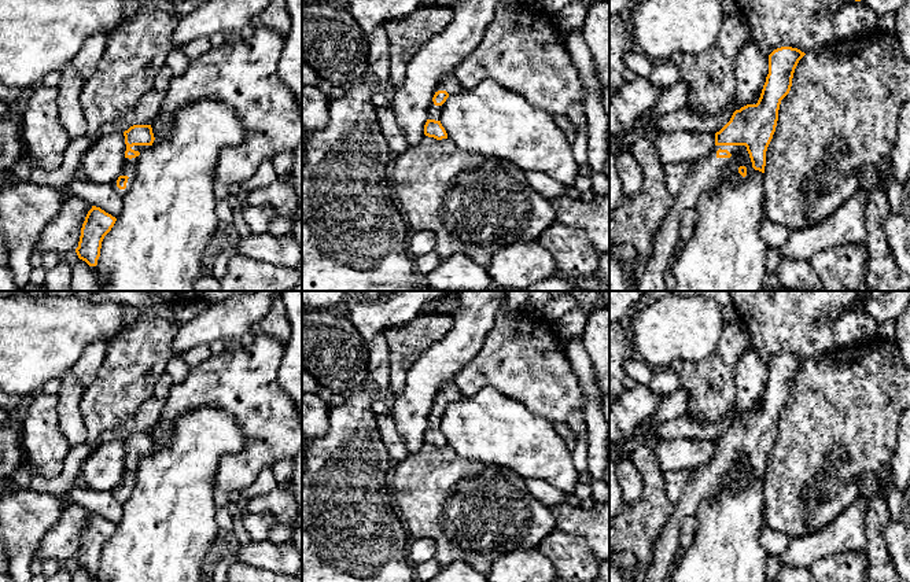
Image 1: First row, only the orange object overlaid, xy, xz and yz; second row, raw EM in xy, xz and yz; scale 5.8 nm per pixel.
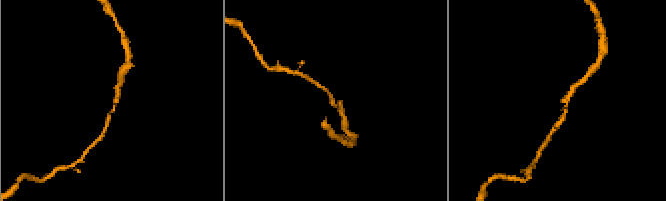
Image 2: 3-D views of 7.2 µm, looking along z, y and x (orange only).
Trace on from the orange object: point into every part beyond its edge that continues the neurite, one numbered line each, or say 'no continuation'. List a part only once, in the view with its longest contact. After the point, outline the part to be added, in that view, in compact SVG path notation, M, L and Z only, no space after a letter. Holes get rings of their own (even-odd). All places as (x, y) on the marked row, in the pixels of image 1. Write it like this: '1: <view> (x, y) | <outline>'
1: yz (708, 173) | M715 146L710 155L692 166L686 183L674 198L673 209L653 237L652 255L634 273L634 291L666 291L664 273L675 258L675 246L681 240L682 214L696 210L701 195L715 191L727 178L743 178L737 167L738 154L745 150L745 146Z

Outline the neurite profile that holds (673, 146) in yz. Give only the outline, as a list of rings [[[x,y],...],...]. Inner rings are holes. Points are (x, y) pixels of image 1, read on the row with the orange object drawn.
[[[699,130],[660,132],[655,150],[663,165],[686,162],[692,166],[715,148],[715,133]]]

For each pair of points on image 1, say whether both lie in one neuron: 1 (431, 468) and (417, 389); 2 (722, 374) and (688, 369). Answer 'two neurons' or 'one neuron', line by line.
1: two neurons
2: one neuron

